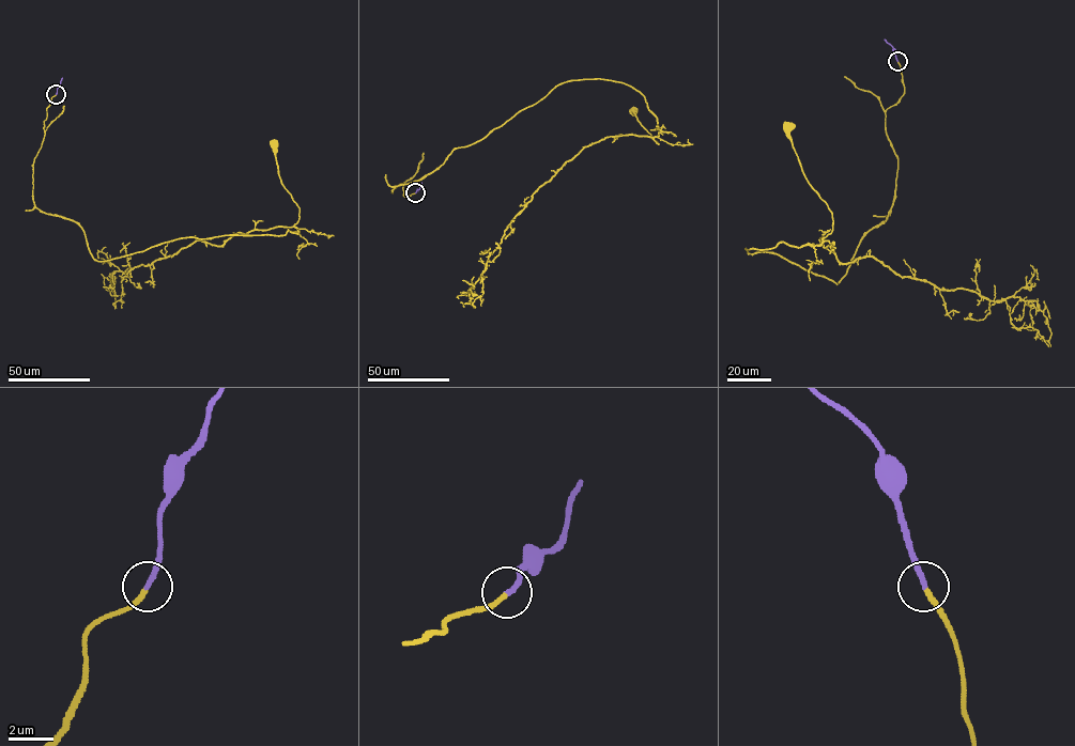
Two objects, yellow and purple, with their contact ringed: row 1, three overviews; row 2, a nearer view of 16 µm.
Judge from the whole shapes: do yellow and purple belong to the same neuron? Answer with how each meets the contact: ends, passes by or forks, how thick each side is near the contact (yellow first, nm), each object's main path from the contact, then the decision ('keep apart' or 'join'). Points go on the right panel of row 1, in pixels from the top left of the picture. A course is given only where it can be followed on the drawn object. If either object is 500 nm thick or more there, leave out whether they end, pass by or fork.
yellow ends; purple ends; calibres 220 and 240 nm; course yellow (897, 61), (904, 93), (886, 111), (894, 201), (838, 283), (746, 249), (819, 245), (832, 230), (788, 127); course purple (896, 61), (894, 49), (885, 39); join

